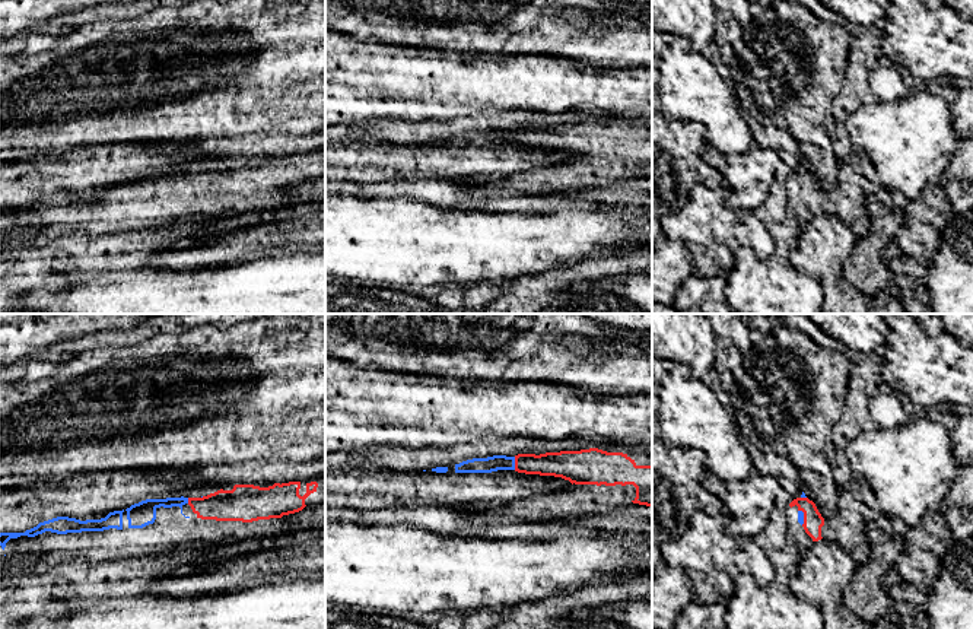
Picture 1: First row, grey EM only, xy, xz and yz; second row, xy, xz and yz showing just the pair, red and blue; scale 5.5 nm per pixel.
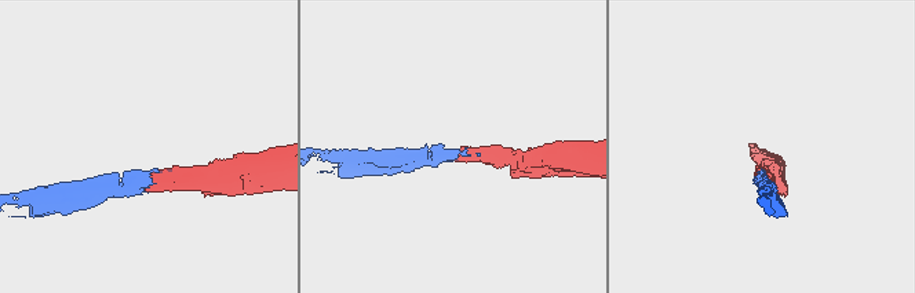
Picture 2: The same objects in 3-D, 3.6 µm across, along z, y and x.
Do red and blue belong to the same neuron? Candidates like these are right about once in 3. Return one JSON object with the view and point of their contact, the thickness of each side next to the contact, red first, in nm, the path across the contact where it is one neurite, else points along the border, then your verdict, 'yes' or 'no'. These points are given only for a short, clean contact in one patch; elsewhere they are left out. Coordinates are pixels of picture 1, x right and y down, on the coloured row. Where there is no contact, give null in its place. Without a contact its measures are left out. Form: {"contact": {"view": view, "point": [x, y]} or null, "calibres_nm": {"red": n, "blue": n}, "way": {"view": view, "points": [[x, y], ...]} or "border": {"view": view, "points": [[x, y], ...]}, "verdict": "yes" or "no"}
{"contact": {"view": "xz", "point": [515, 463]}, "calibres_nm": {"red": 140, "blue": 90}, "way": {"view": "xz", "points": [[560, 464], [515, 463], [495, 463]]}, "verdict": "yes"}

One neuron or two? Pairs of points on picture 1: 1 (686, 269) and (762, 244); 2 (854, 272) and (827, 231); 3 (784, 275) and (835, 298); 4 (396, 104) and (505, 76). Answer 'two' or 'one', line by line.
1: two
2: two
3: two
4: one

